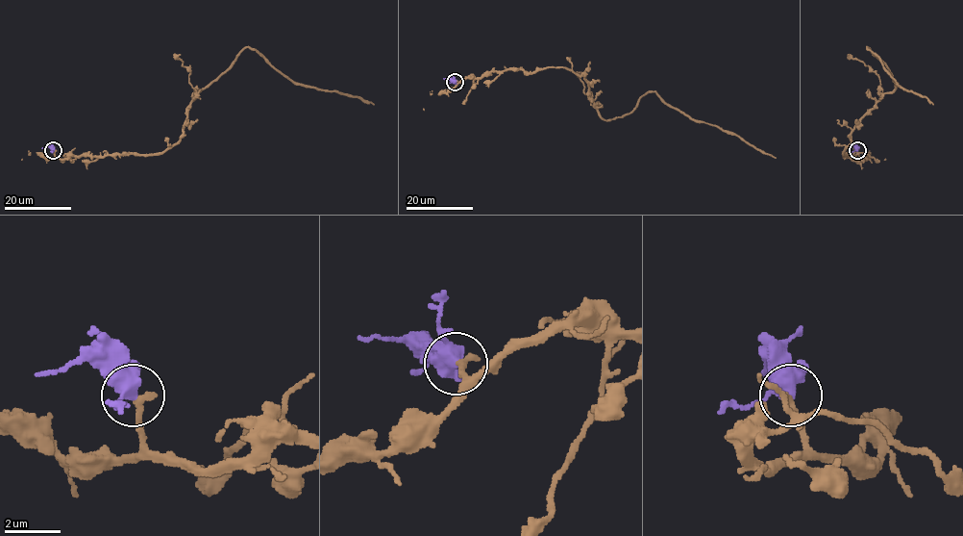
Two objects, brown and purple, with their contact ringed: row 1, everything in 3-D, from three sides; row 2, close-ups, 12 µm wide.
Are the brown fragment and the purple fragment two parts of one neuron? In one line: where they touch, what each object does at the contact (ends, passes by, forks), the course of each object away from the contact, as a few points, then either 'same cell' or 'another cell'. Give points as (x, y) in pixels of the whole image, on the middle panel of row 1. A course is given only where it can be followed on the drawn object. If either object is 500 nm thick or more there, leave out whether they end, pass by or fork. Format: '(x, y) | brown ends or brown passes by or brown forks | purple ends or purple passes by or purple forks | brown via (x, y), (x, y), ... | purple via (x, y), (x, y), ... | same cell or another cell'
(455, 82) | brown ends | purple forks | brown via (456, 82), (508, 69), (565, 67), (584, 76), (605, 120), (623, 117), (654, 91), (776, 158) | purple via (456, 82), (444, 78) | same cell

